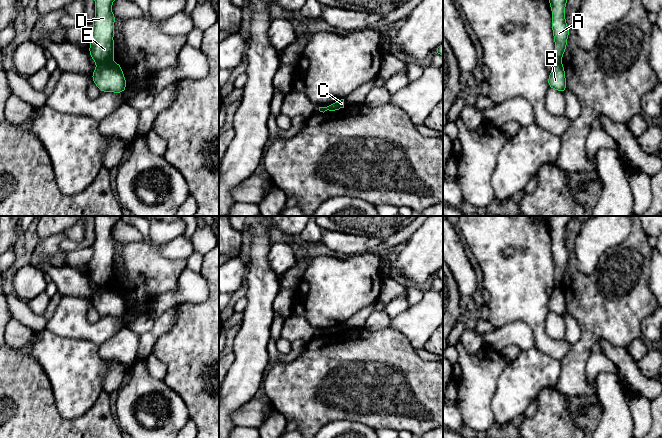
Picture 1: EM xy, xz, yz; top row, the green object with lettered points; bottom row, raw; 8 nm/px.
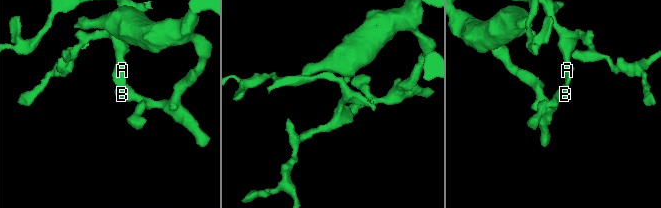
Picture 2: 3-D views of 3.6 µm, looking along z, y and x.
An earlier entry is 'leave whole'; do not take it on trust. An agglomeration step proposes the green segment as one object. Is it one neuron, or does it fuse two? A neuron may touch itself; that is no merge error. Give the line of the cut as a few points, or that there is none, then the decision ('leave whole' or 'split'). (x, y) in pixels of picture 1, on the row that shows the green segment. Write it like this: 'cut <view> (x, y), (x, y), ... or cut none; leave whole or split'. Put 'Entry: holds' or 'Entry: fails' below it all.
cut xy (110, 60), (97, 64); split
Entry: fails

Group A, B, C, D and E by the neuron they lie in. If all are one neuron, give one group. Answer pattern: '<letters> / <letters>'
A D E / B C

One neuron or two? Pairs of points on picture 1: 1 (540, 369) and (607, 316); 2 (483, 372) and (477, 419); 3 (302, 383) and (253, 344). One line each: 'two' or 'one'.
1: two
2: one
3: two

